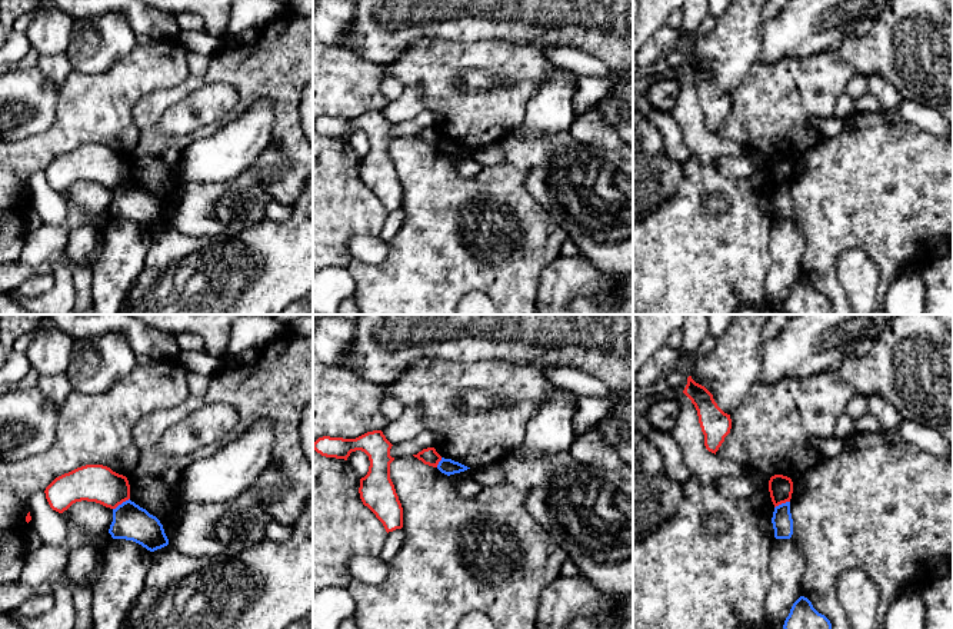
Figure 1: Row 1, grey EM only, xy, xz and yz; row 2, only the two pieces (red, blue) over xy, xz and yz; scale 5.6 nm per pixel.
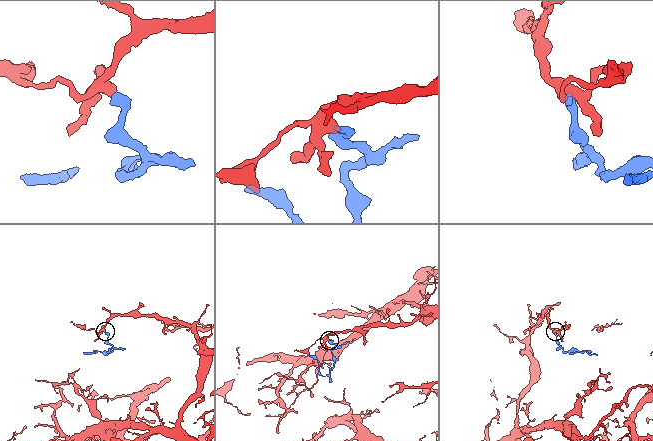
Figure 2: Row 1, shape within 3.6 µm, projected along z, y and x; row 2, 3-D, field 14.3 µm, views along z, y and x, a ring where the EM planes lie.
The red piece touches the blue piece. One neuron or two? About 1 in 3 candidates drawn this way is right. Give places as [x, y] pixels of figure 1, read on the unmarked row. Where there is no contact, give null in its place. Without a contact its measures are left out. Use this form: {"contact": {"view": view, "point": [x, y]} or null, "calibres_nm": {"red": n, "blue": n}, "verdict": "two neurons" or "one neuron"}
{"contact": {"view": "xy", "point": [120, 183]}, "calibres_nm": {"red": 220, "blue": 200}, "verdict": "two neurons"}

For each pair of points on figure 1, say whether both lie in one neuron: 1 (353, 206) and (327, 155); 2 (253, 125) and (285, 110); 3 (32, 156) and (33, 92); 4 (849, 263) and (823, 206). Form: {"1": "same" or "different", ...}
{"1": "same", "2": "different", "3": "different", "4": "different"}

